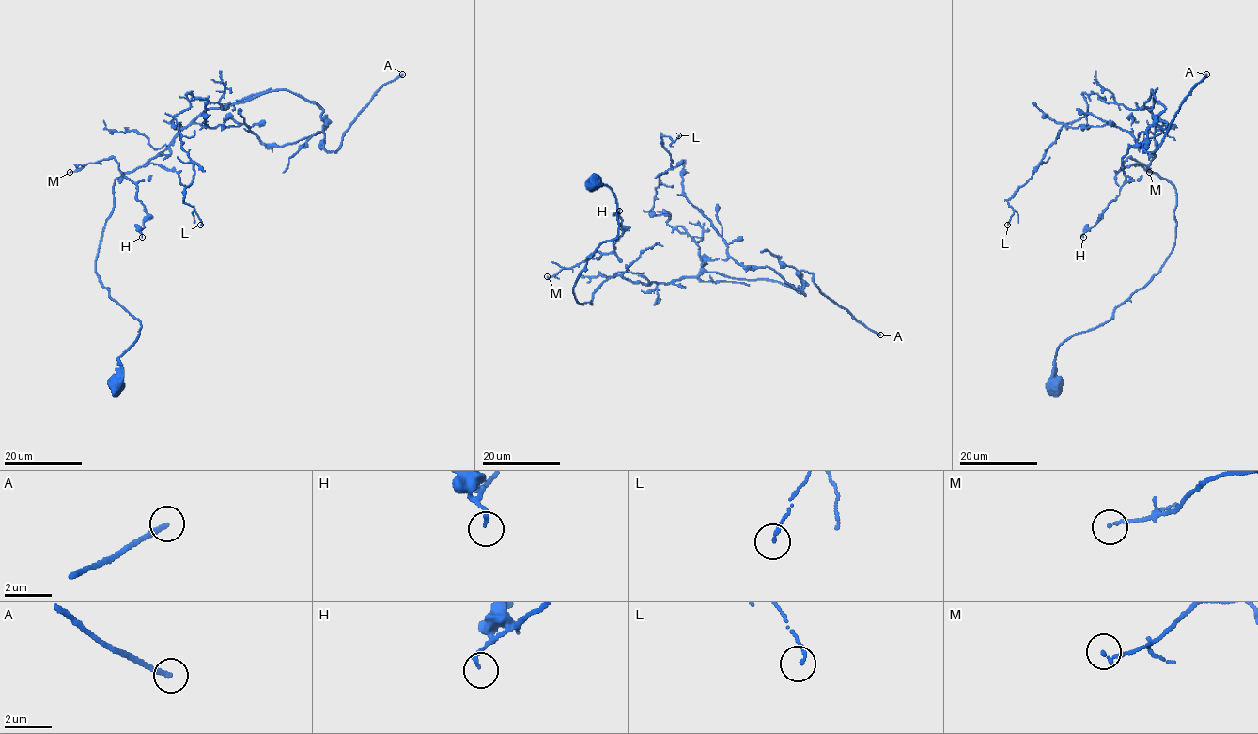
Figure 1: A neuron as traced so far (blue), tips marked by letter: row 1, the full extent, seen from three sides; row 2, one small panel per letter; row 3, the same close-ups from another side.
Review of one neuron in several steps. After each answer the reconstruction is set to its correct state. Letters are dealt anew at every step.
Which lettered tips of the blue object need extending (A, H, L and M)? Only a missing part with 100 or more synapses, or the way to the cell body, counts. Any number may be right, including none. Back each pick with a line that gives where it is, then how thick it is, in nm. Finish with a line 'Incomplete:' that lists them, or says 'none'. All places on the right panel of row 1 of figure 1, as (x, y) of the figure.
A: at (1206, 74); 200 nm thick
Incomplete: A

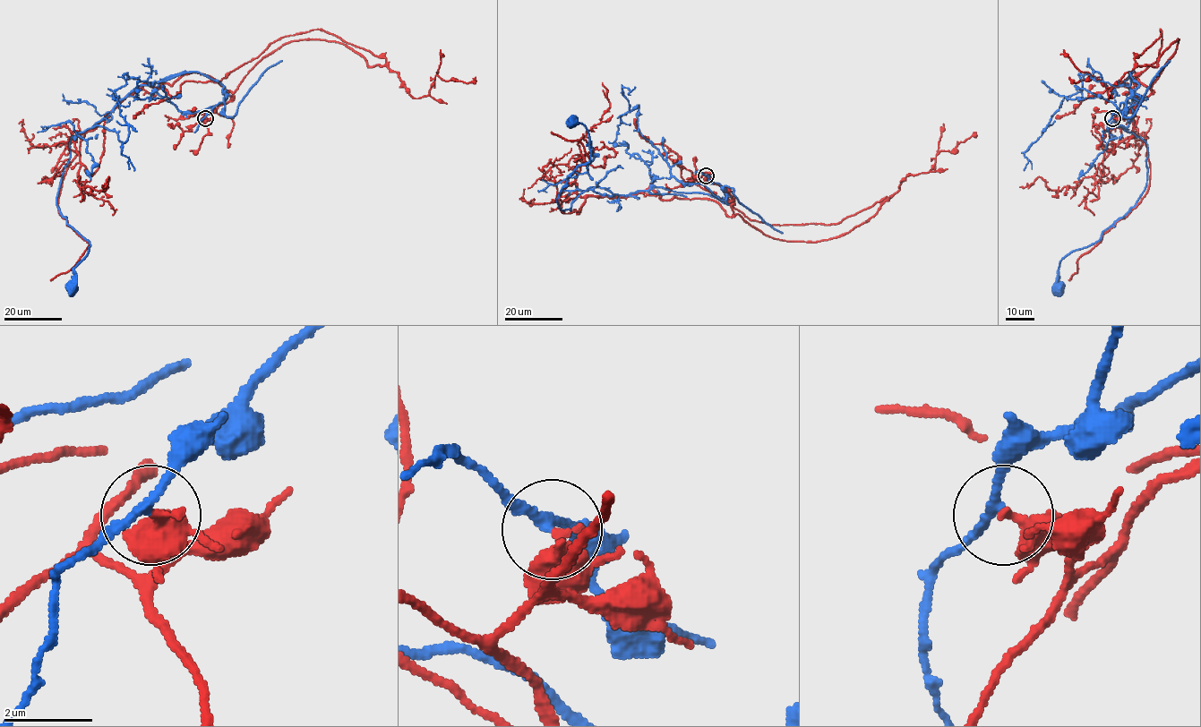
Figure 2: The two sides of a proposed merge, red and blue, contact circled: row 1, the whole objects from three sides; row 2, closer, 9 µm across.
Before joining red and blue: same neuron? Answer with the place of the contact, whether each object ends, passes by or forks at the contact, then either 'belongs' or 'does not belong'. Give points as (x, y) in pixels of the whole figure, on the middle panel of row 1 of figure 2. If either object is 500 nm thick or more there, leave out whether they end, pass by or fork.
(706, 175) | red ends | blue passes by | does not belong

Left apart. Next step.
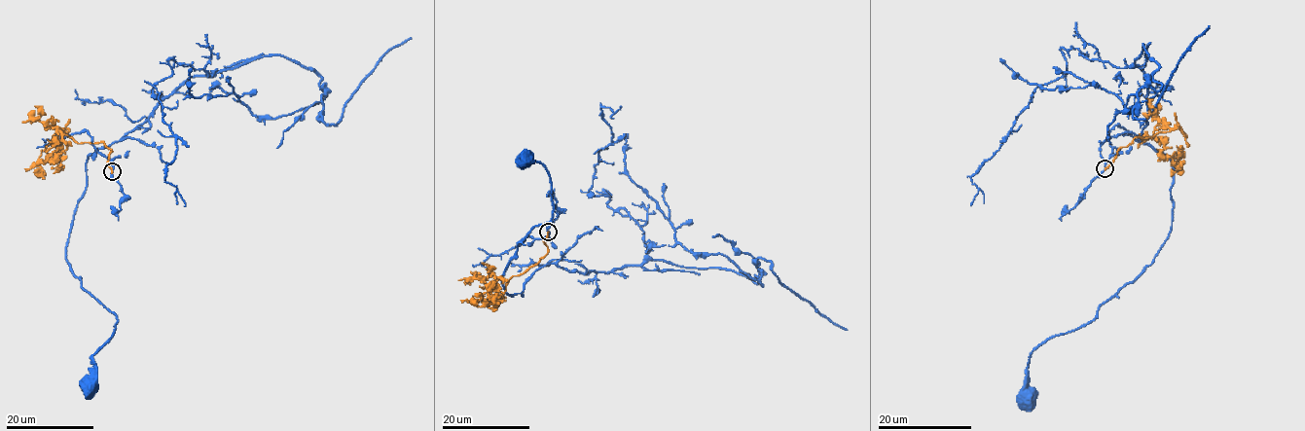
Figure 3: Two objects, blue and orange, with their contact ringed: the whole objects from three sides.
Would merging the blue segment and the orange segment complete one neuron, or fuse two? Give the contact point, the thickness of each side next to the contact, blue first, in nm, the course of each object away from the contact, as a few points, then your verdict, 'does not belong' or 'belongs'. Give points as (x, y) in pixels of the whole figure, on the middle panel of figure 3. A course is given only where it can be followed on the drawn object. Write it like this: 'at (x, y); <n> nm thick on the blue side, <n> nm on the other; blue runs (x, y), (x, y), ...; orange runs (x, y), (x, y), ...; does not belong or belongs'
at (548, 232); 180 nm thick on the blue side, 200 nm on the other; blue runs (547, 232), (562, 257), (510, 296), (502, 274), (553, 203), (549, 171), (526, 158); orange runs (547, 232), (547, 253), (540, 260), (507, 282), (495, 278), (498, 287), (480, 299), (474, 296); does not belong

